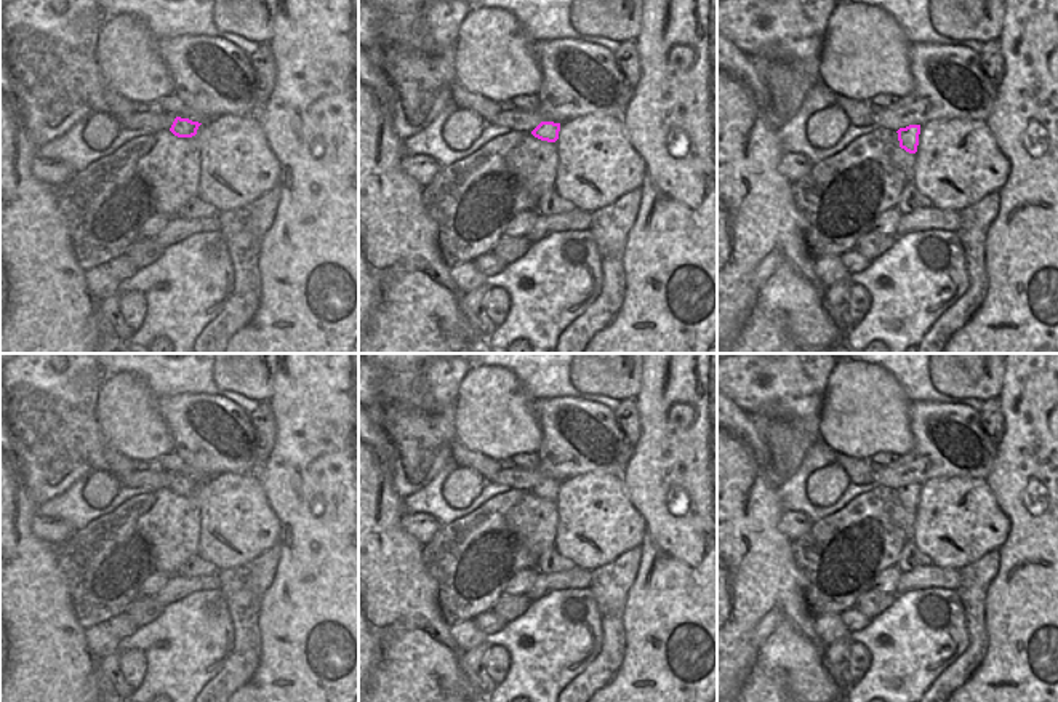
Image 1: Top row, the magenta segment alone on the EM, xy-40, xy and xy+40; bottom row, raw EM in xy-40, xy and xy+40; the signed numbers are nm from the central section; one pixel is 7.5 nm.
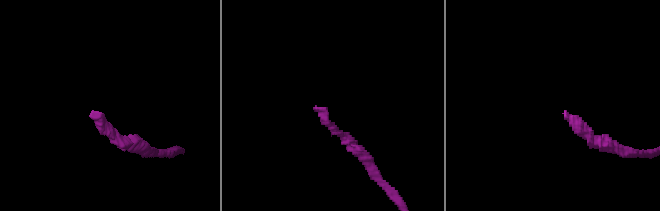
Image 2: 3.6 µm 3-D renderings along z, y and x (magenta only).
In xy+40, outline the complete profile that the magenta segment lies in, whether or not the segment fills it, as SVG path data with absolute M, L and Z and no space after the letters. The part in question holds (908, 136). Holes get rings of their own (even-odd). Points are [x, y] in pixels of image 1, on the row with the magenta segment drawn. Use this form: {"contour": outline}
{"contour": "M909 125L906 128L900 128L896 133L900 147L909 154L916 154L919 146L920 125Z"}

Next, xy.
{"contour": "M541 122L531 134L541 141L555 142L559 139L560 123Z"}

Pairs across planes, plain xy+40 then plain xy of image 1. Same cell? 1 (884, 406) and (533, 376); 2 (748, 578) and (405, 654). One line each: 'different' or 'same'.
1: different
2: same

